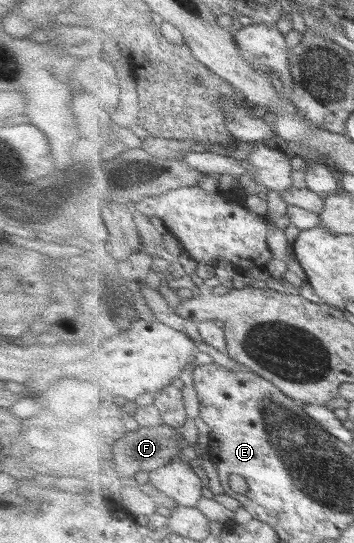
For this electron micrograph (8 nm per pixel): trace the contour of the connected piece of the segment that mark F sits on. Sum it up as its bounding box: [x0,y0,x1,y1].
[115,426,184,479]

